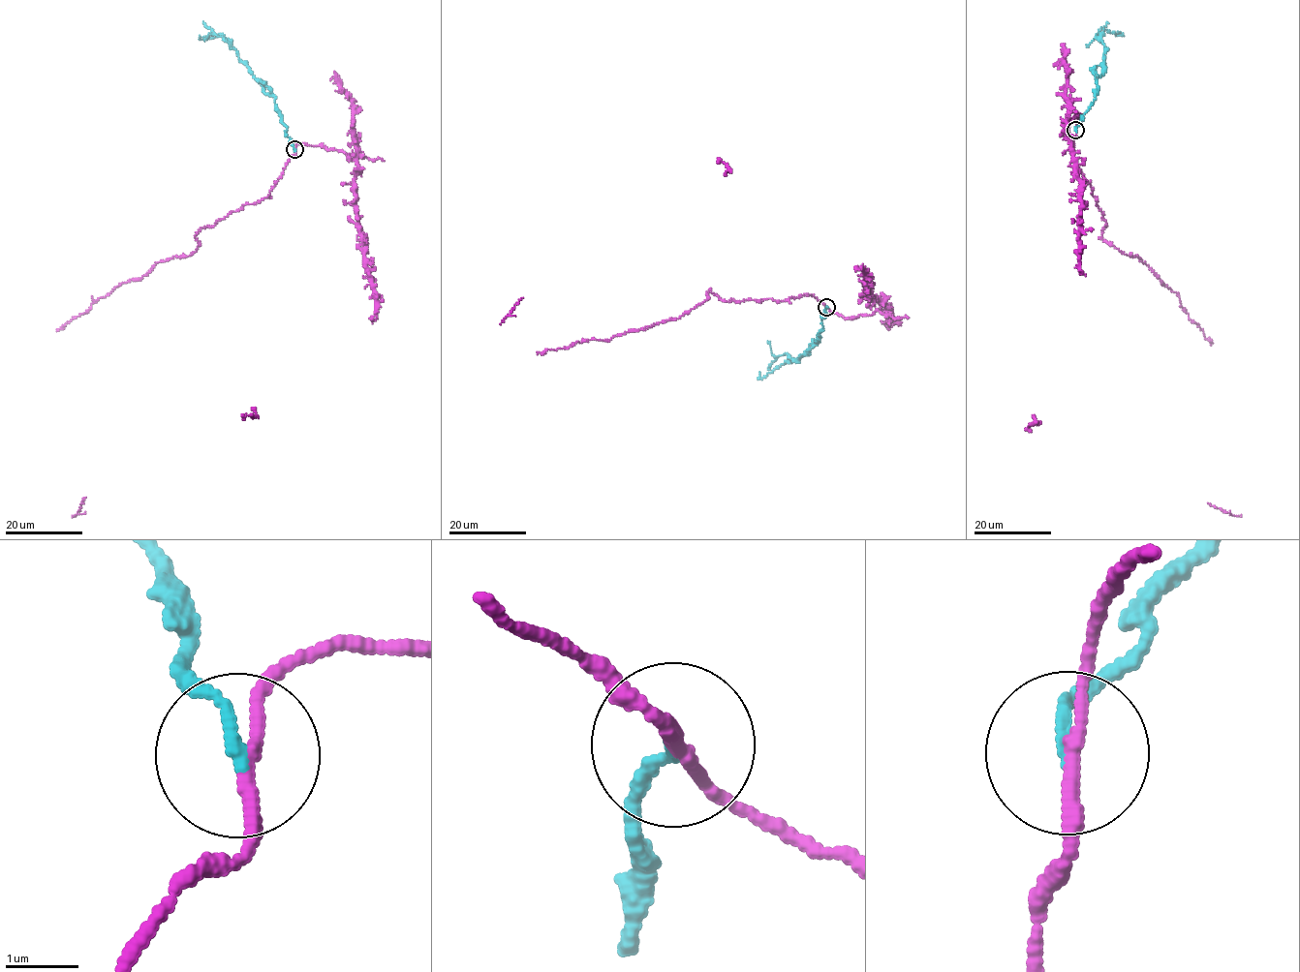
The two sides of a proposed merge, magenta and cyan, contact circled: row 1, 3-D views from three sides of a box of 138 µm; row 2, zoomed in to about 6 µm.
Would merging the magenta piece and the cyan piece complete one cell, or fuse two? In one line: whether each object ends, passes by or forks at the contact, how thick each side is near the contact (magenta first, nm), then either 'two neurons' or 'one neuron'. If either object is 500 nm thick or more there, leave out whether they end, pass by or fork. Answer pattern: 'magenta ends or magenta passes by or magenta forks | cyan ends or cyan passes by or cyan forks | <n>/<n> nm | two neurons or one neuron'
magenta passes by | cyan ends | 170/180 nm | two neurons

